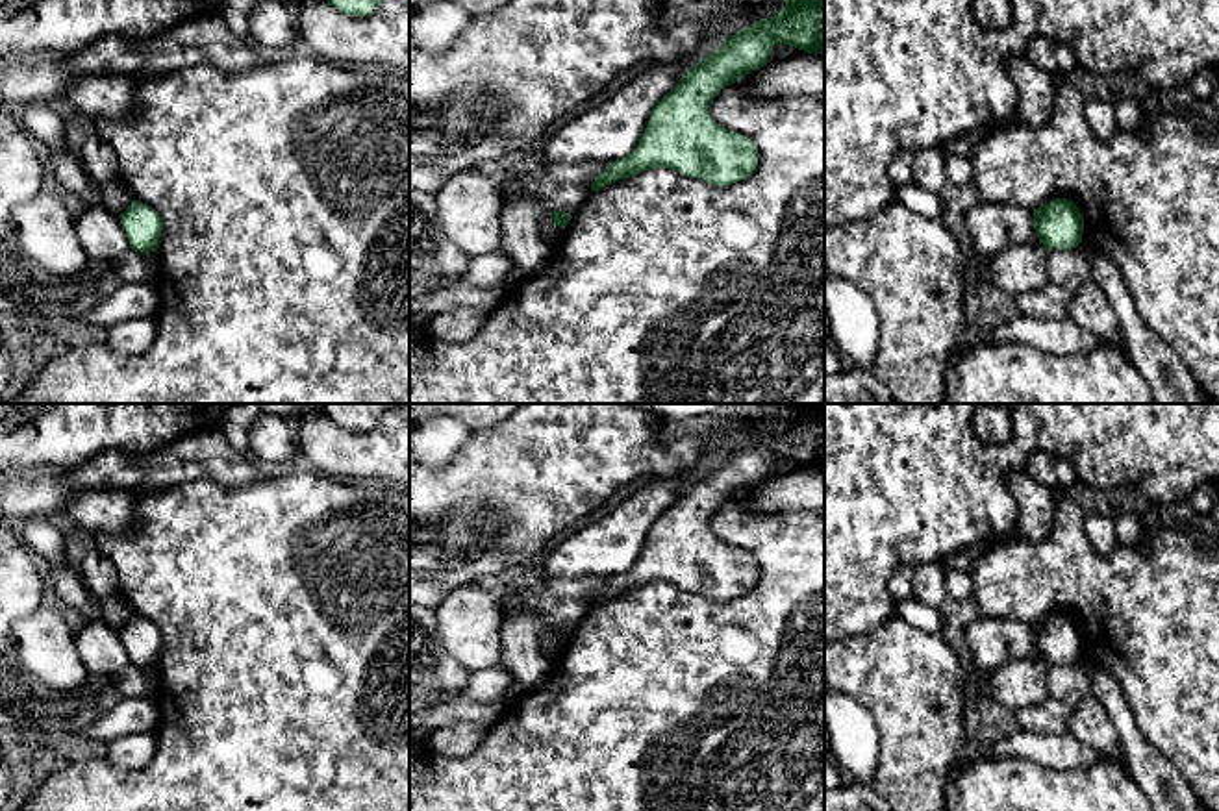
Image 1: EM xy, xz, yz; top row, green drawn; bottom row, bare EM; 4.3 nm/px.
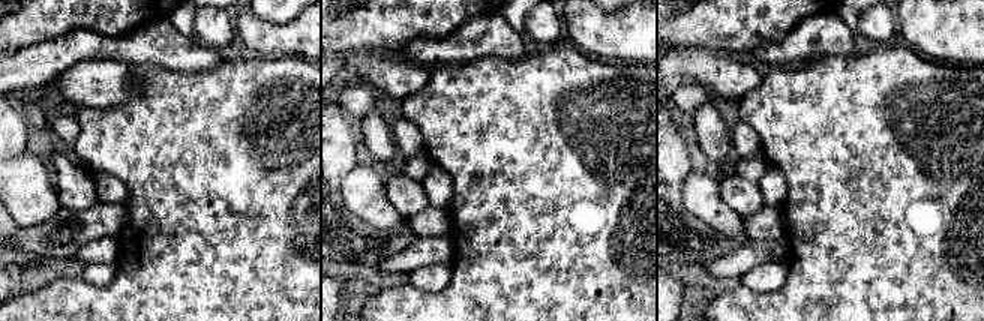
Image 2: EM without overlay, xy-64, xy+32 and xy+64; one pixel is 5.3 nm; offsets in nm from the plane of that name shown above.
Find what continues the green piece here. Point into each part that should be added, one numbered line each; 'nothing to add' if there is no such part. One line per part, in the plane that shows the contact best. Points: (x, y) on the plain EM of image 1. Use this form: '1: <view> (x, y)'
nothing to add

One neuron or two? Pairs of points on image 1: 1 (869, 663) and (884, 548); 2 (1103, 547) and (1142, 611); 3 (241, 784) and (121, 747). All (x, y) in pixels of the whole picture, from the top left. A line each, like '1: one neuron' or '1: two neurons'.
1: two neurons
2: two neurons
3: two neurons

